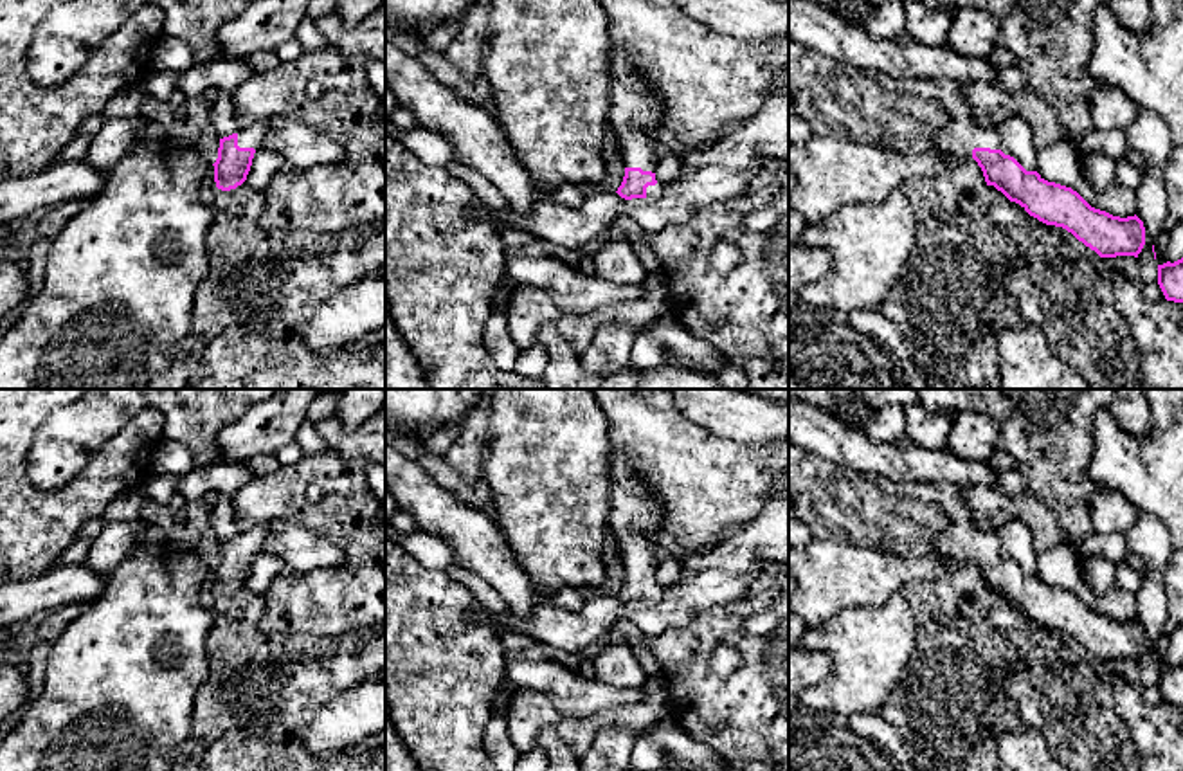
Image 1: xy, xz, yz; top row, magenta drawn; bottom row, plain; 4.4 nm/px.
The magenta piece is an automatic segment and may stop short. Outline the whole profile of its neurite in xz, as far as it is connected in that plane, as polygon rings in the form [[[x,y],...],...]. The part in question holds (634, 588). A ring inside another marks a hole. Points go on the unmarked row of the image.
[[[625,452],[610,463],[610,533],[618,540],[625,580],[618,598],[625,603],[659,602],[664,589],[657,584],[655,573],[664,555],[650,539],[663,524],[657,497],[634,474]]]

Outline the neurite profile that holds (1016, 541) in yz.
[[[1007,521],[996,528],[1001,540],[1001,555],[1014,560],[1026,575],[1037,575],[1037,553],[1028,524]]]

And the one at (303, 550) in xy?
[[[272,519],[266,526],[265,549],[277,555],[286,567],[297,571],[333,567],[342,558],[340,544],[306,530],[292,519]]]

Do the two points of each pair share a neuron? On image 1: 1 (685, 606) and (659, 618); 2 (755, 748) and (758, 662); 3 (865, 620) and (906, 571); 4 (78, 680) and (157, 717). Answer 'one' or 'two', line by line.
1: one
2: one
3: two
4: one

